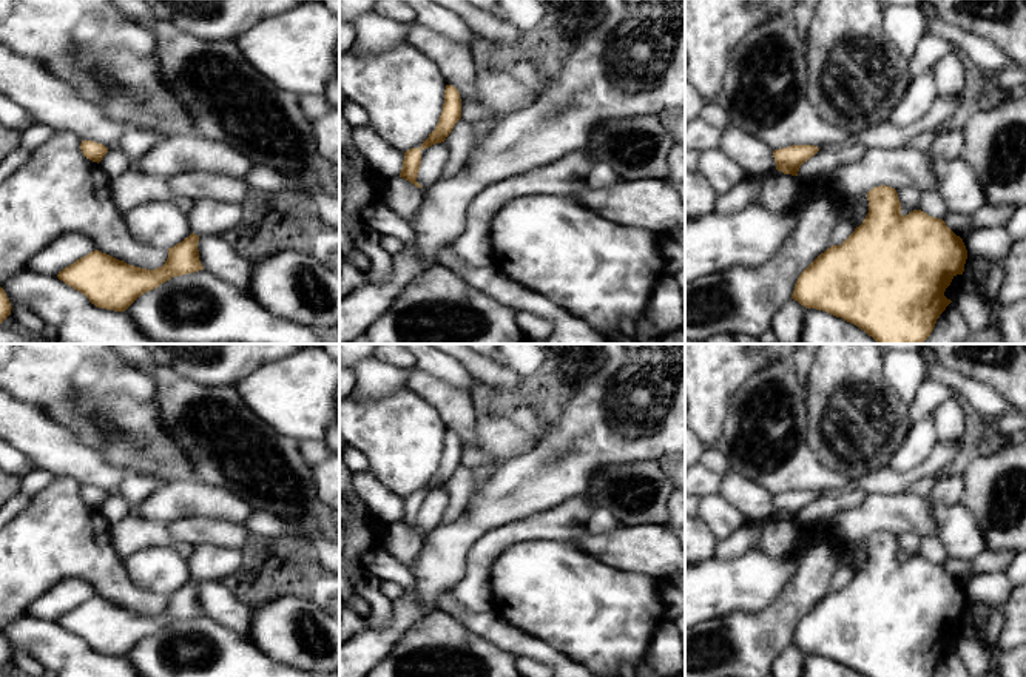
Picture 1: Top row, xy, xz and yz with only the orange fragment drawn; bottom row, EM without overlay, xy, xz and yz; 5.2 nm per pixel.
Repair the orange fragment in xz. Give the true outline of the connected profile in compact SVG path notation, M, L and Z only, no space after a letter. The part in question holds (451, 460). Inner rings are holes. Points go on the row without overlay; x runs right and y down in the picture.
M446 430L443 456L435 475L421 489L420 493L410 493L404 498L403 514L400 523L409 526L418 534L423 534L418 527L418 517L421 510L421 497L435 489L441 489L454 475L455 469L461 464L461 444L455 432Z

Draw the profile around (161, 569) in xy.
M170 546L140 549L123 564L136 586L157 594L168 595L191 580L187 558Z

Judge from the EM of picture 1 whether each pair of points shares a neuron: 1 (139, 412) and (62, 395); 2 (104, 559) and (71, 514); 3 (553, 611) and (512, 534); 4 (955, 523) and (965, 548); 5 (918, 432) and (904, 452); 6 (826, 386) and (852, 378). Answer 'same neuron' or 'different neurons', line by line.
1: same neuron
2: same neuron
3: different neurons
4: same neuron
5: same neuron
6: same neuron

